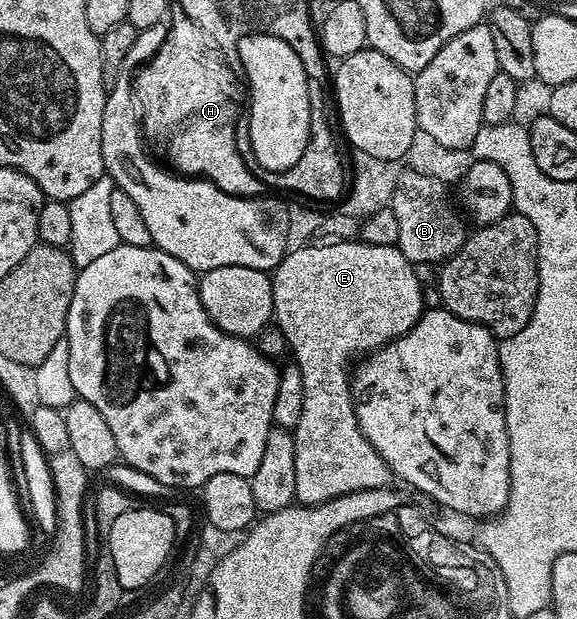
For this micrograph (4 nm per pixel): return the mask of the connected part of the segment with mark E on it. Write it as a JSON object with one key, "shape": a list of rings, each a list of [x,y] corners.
{"shape":[[[362,240],[324,241],[320,246],[306,244],[288,249],[287,255],[281,260],[281,264],[271,274],[271,291],[273,292],[273,308],[275,309],[273,322],[285,336],[290,357],[295,357],[292,358],[294,365],[301,368],[301,380],[305,384],[305,408],[301,408],[301,420],[296,424],[293,431],[295,435],[295,455],[297,456],[295,502],[301,506],[316,506],[322,502],[333,500],[337,496],[345,496],[349,492],[381,488],[392,481],[393,475],[390,468],[385,464],[385,460],[381,460],[377,448],[373,448],[373,444],[369,444],[369,440],[363,435],[357,424],[355,395],[351,388],[352,375],[349,373],[349,367],[352,365],[351,357],[354,354],[360,353],[359,355],[362,355],[364,352],[374,352],[381,346],[388,346],[390,342],[395,341],[405,332],[409,332],[409,328],[413,328],[413,324],[417,324],[417,320],[422,316],[425,309],[425,303],[423,303],[424,283],[419,282],[417,276],[414,275],[412,262],[401,253],[398,245],[378,246]]]}

